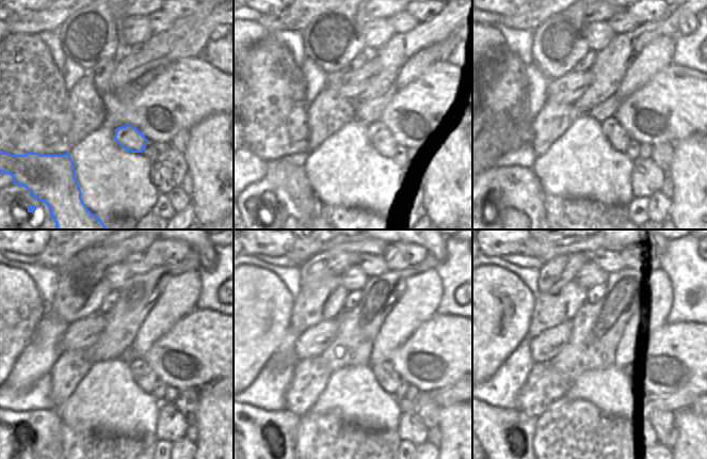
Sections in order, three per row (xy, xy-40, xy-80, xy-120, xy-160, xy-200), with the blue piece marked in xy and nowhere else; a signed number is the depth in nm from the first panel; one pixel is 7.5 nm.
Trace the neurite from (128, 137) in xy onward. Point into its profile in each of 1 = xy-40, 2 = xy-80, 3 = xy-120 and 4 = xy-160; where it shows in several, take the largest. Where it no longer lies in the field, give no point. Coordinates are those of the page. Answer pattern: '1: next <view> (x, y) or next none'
1: next xy-40 (381, 139)
2: next xy-80 (616, 135)
3: next xy-120 (143, 375)
4: next xy-160 (385, 375)

